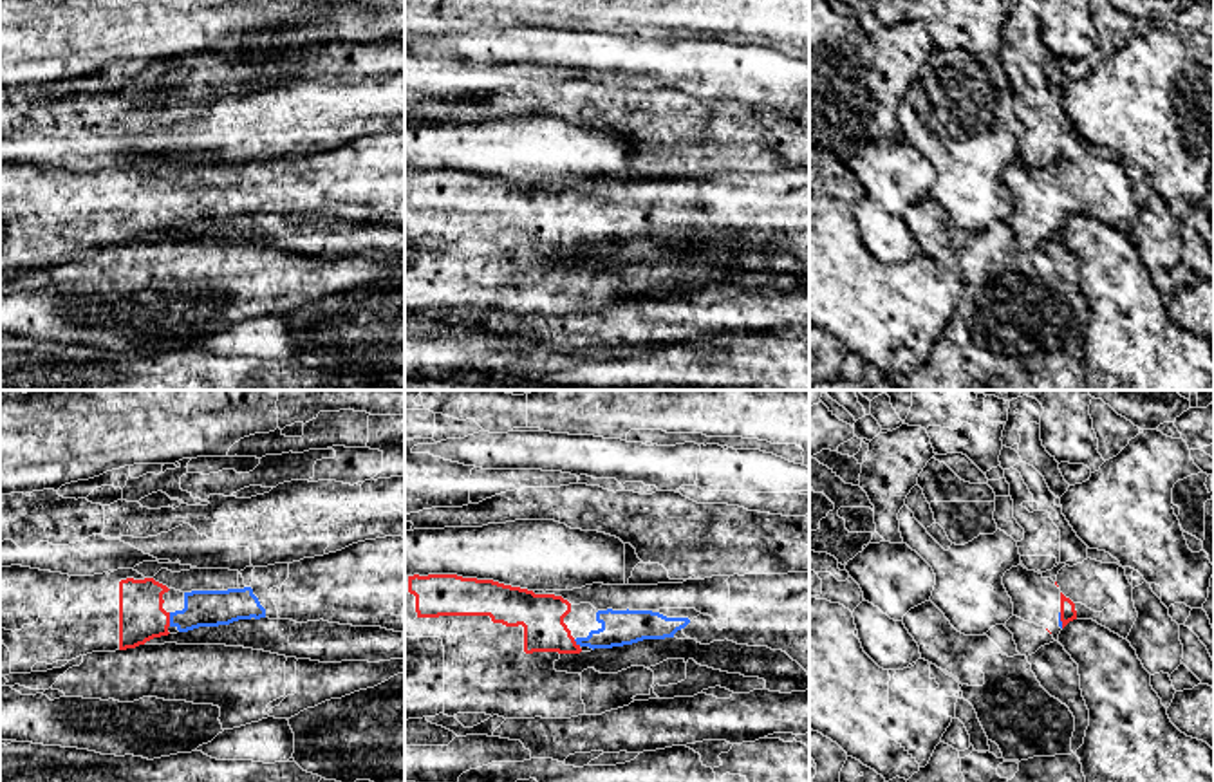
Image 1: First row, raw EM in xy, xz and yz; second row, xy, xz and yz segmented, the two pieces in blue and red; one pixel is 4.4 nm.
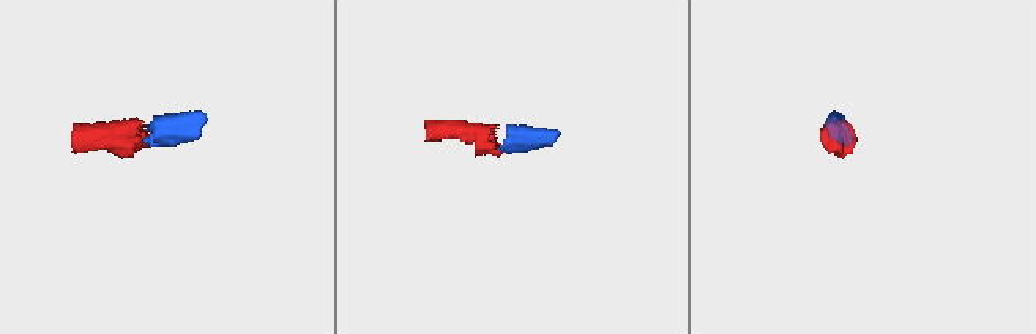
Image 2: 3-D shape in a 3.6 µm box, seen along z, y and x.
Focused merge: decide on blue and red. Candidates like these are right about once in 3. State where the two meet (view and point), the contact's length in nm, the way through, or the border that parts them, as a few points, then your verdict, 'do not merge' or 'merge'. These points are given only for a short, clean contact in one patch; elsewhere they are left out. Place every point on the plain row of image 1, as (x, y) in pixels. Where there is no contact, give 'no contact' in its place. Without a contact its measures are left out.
meets blue in xy at (170, 215); contact 60 nm long; runs through xy (201, 203), (186, 215), (170, 215), (147, 215), (141, 212); merge

